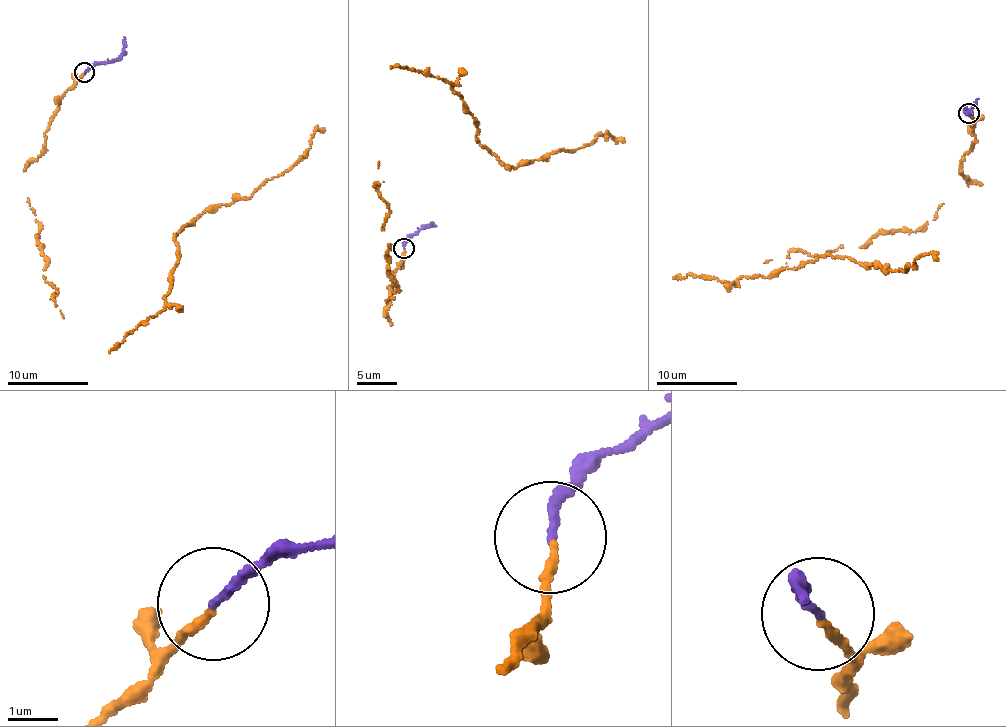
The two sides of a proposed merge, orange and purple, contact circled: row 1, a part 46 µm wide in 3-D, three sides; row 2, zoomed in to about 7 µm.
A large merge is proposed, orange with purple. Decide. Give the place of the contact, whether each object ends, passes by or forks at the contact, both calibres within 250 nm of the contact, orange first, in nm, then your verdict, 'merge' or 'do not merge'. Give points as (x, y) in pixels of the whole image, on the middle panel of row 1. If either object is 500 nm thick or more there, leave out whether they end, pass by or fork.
place (403, 248); orange ends; purple ends; calibres 160 and 150 nm; merge

